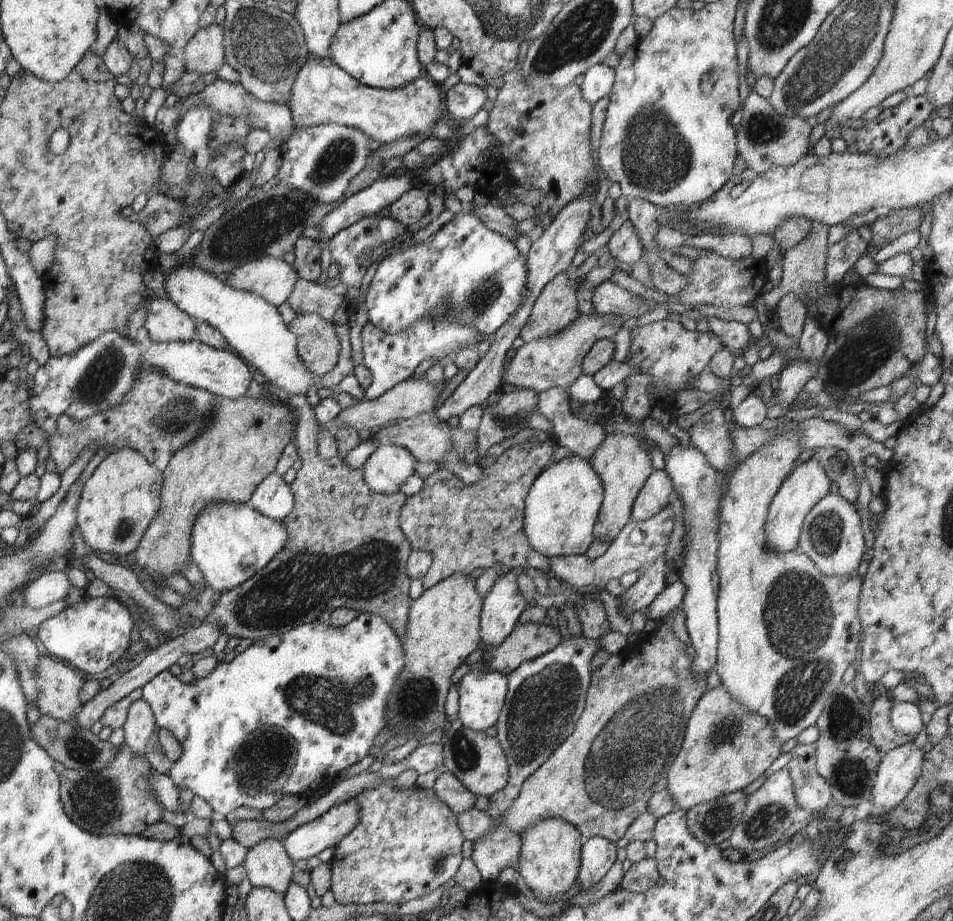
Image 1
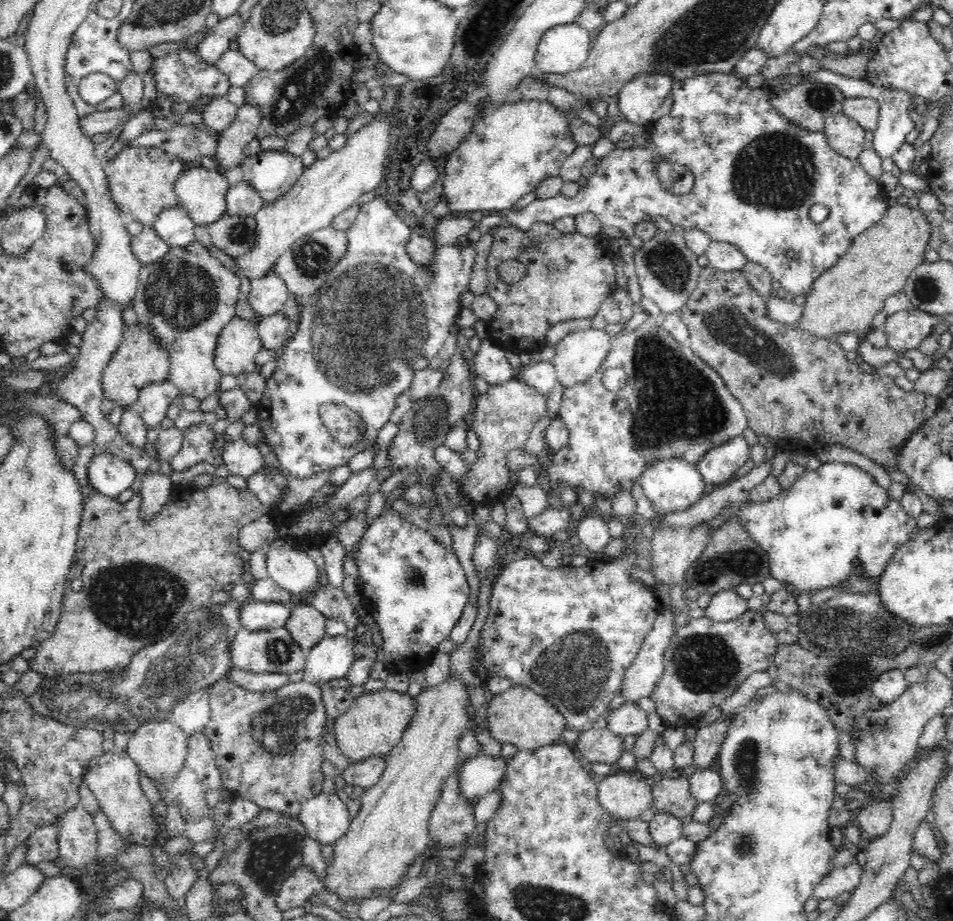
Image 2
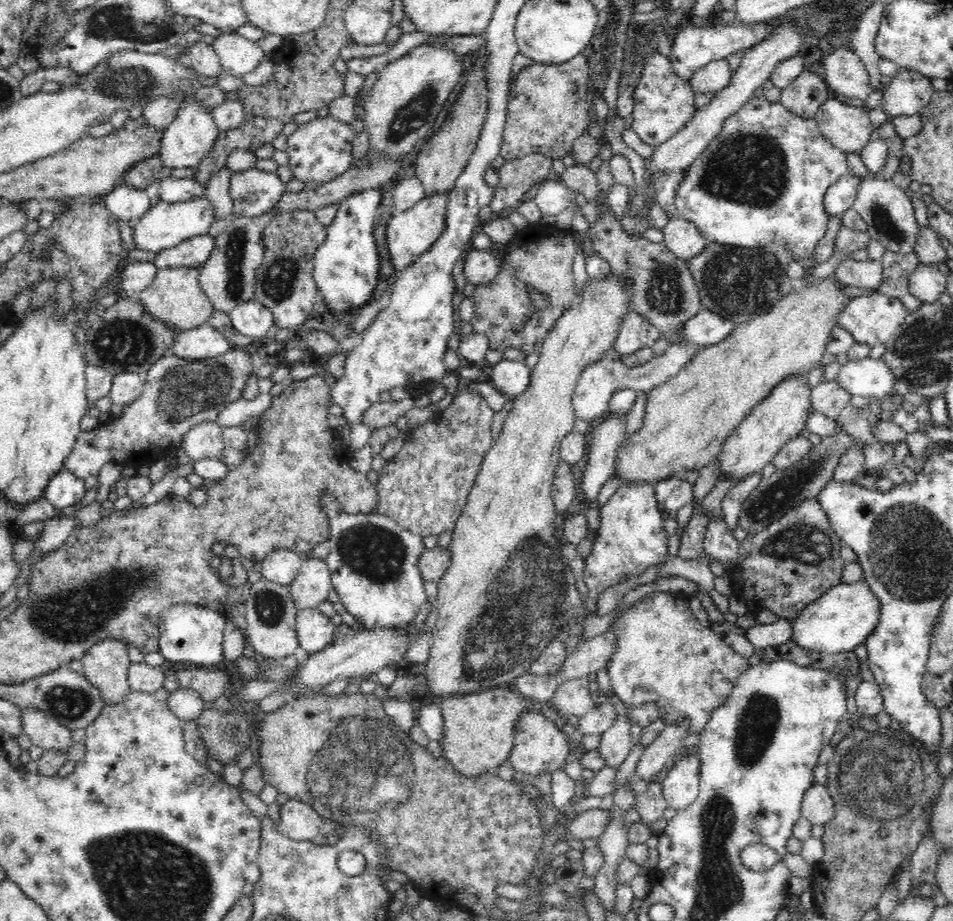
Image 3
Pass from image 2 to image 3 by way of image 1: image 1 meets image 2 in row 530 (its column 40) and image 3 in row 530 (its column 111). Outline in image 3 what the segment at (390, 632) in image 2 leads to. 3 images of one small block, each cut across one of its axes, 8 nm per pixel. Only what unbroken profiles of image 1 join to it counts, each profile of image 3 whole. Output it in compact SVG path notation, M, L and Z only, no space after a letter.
M332 495L321 499L321 506L331 526L326 561L342 604L365 629L406 628L426 603L425 580L416 565L425 551L424 537L406 530L388 515L346 514Z

